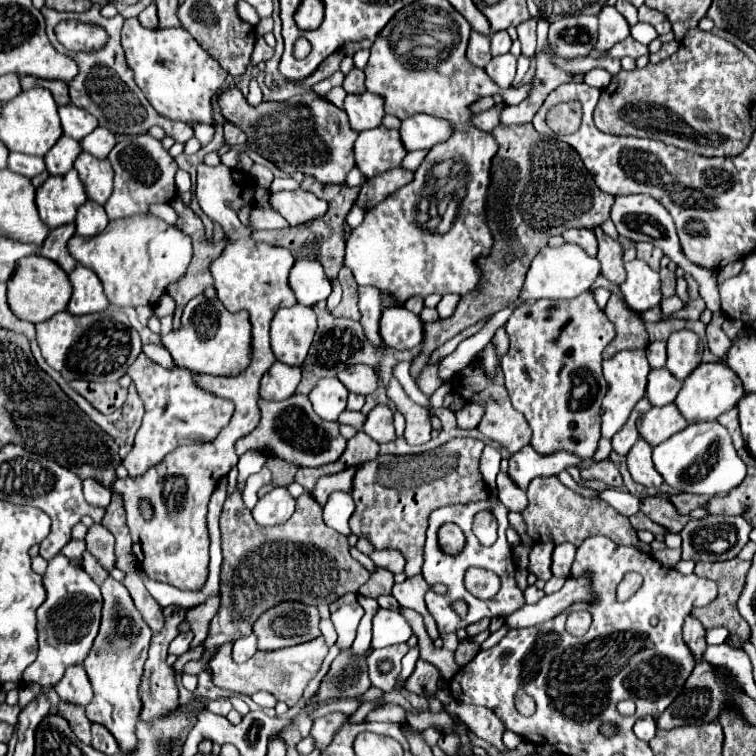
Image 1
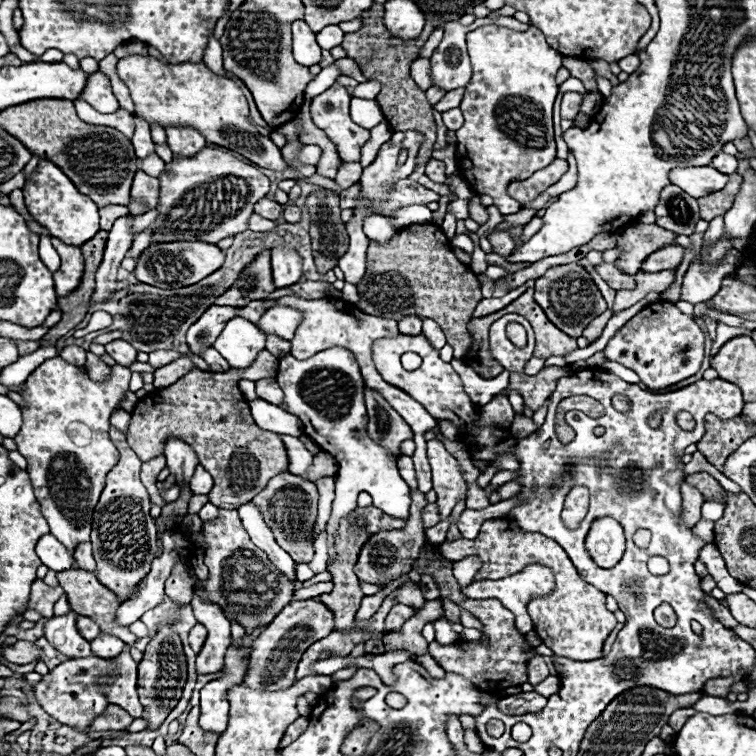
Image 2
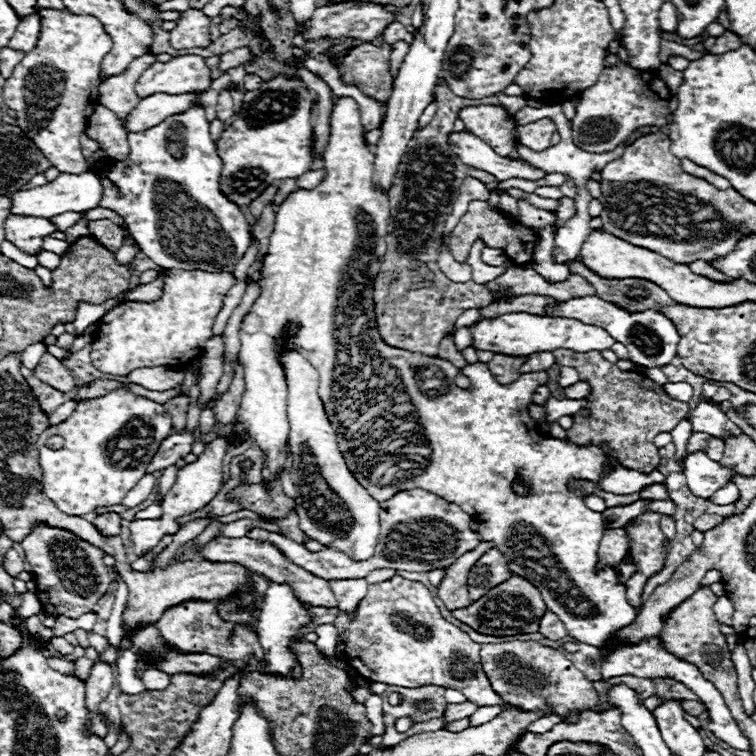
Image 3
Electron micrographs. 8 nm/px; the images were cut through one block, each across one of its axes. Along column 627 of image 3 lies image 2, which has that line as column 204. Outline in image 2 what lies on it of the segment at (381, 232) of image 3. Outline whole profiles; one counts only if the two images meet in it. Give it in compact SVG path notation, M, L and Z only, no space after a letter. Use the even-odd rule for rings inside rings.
M196 466L196 472L190 480L190 490L192 494L208 494L212 490L212 476L202 466ZM194 592L190 606L194 610L196 620L204 624L208 630L208 638L196 658L196 672L198 674L220 672L224 666L226 648L230 646L230 620L226 618L218 604L204 600L198 592Z

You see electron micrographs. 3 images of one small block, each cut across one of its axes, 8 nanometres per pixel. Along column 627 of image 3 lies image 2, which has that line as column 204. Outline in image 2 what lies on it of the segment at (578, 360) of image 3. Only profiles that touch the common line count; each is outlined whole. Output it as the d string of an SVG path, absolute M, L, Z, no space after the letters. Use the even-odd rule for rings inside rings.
M194 368L186 376L182 376L176 384L164 390L156 390L152 396L146 396L138 402L130 420L128 444L142 462L162 454L164 442L172 434L190 442L190 446L196 448L200 464L214 478L214 488L208 494L208 498L218 508L238 508L242 504L248 504L258 492L266 488L272 476L288 470L288 452L286 452L282 436L274 432L266 432L254 424L248 402L238 388L238 376L230 370L224 374L216 374L216 372L202 372Z

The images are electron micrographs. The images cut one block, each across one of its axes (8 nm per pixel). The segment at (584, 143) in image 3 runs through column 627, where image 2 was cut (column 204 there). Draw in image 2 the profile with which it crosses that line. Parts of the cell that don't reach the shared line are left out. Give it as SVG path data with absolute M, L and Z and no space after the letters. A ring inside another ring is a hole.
M128 56L118 62L118 76L130 90L134 114L148 124L156 122L160 126L190 126L196 128L206 142L230 148L260 168L272 172L288 170L280 148L250 124L248 102L236 82L214 74L202 62L162 64L152 56Z

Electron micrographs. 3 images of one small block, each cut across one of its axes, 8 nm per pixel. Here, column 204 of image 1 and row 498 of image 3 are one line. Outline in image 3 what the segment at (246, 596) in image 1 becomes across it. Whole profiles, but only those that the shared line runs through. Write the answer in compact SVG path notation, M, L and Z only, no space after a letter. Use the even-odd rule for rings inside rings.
M648 484L648 486L644 486L644 488L640 490L640 498L642 498L642 500L667 500L670 497L663 484Z

